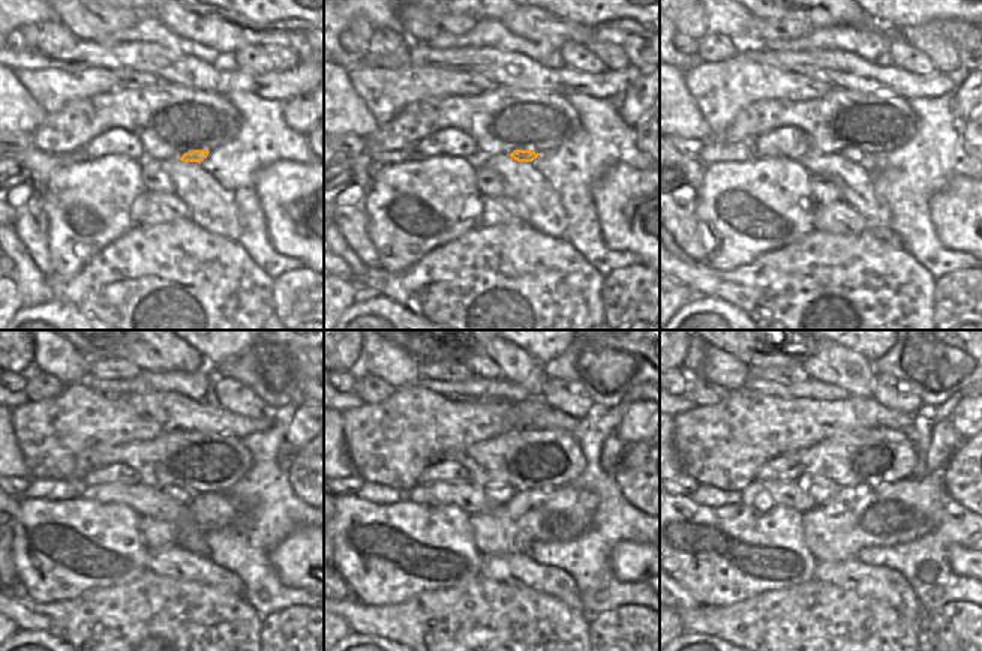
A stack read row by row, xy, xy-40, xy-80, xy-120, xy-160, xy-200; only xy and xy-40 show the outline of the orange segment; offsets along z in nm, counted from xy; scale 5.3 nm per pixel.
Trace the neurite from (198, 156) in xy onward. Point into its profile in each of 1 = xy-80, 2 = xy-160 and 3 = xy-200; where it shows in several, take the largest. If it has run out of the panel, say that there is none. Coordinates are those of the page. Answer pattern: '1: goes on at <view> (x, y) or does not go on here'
1: goes on at xy-80 (850, 155)
2: goes on at xy-160 (495, 495)
3: goes on at xy-200 (820, 489)

